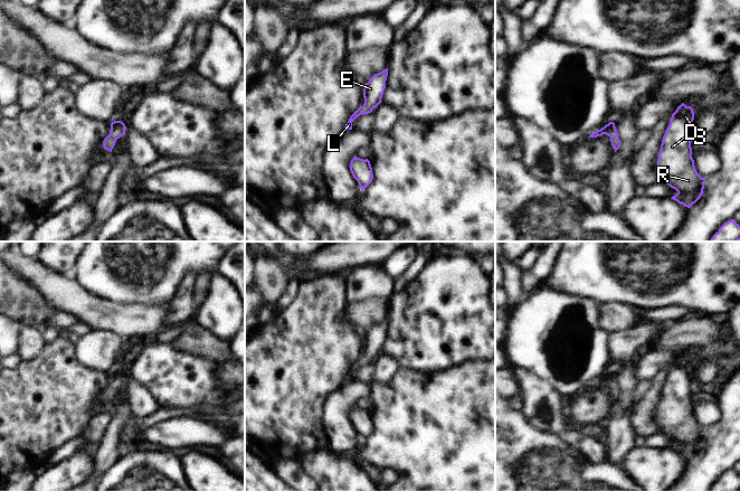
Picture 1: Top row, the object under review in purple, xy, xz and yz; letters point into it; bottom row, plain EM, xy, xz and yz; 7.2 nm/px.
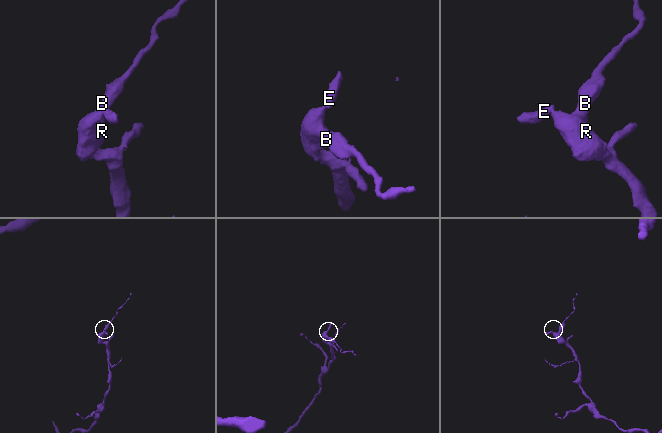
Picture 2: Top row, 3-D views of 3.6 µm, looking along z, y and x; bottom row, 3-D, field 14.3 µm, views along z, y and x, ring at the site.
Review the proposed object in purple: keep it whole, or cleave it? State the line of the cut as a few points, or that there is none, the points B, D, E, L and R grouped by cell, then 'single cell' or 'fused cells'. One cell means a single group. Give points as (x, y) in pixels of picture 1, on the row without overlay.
no cut; B D E L R; single cell

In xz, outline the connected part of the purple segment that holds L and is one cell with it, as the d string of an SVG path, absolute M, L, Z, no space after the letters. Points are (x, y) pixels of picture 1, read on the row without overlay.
M388 319L374 324L368 333L363 335L364 354L360 357L349 369L343 381L352 380L352 372L361 365L369 365L381 353L386 339Z

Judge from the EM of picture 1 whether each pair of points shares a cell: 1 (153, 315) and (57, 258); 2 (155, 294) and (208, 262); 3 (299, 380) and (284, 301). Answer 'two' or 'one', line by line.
1: two
2: one
3: two

